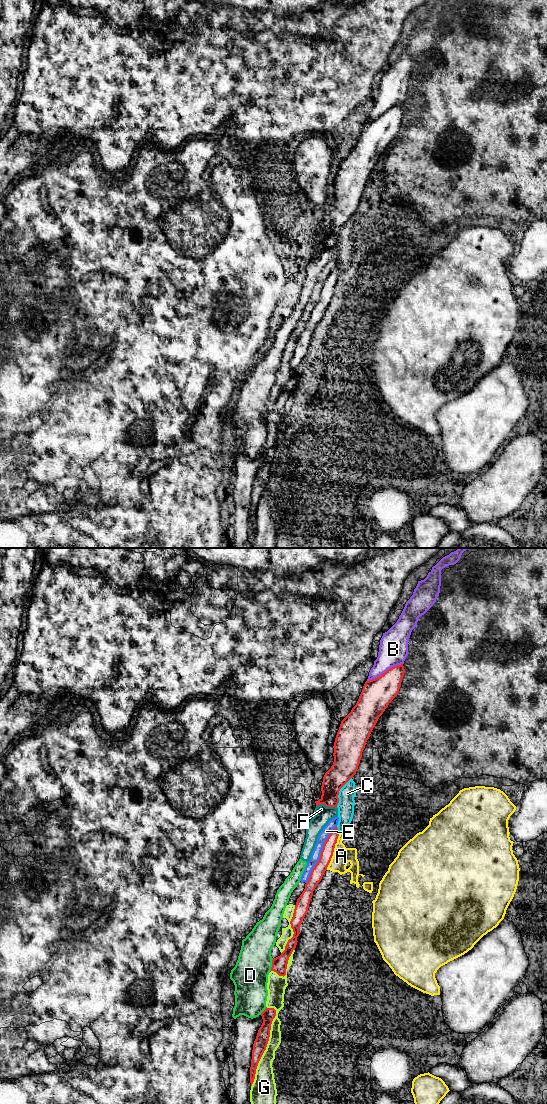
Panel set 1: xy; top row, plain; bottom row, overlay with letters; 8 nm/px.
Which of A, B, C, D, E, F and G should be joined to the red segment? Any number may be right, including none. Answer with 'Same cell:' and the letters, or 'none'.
Same cell: none

